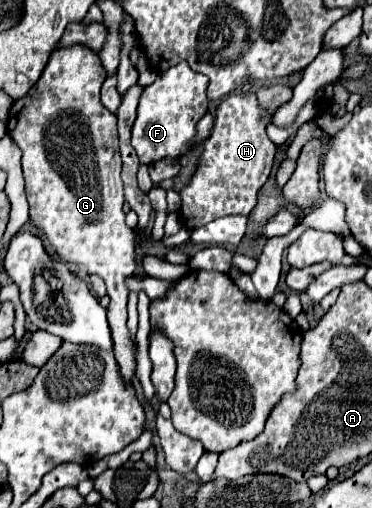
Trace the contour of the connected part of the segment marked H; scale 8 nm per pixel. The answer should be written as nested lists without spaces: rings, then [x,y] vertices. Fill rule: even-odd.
[[[231,93],[215,109],[211,137],[203,143],[203,153],[191,181],[181,189],[179,219],[189,231],[211,223],[213,219],[251,211],[257,193],[265,185],[275,157],[275,143],[265,133],[265,119],[259,113],[255,93]]]

